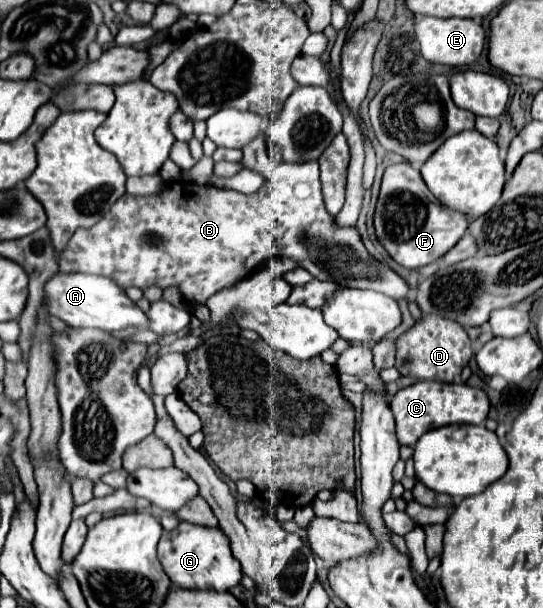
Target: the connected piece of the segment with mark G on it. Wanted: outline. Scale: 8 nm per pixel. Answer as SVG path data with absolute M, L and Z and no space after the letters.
M181 521L173 531L163 533L157 551L165 573L169 575L173 585L181 589L229 591L231 587L239 585L243 577L241 563L235 559L231 543L219 527L201 527Z

